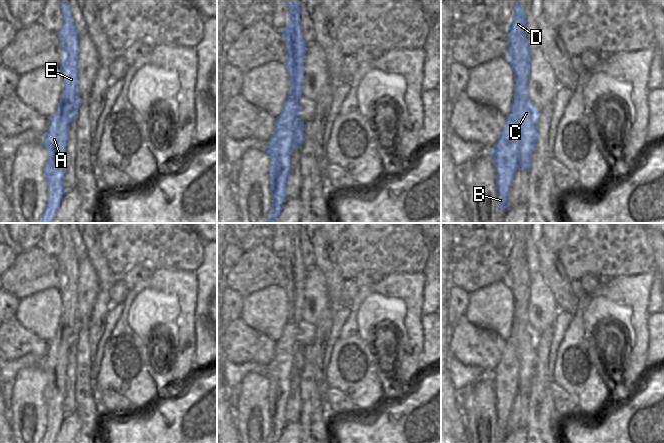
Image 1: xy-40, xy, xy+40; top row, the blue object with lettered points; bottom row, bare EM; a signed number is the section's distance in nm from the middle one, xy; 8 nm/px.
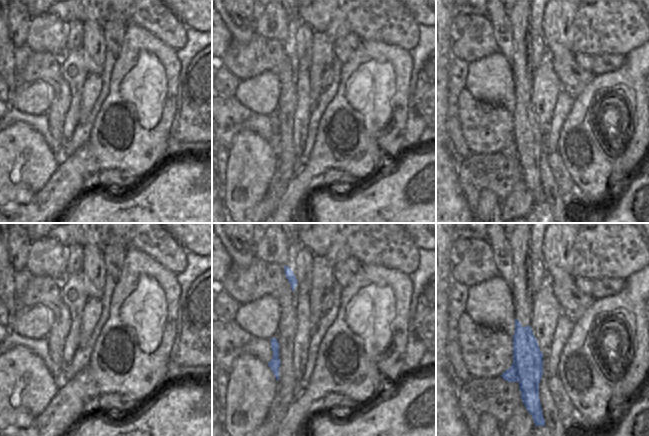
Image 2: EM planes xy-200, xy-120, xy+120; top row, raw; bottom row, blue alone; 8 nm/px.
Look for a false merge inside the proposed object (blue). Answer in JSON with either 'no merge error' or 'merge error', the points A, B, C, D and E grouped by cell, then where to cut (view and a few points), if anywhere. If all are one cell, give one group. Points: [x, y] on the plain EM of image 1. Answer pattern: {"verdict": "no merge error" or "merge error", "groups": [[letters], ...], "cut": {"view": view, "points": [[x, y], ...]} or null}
{"verdict": "merge error", "groups": [["A", "B", "D", "E"], ["C"]], "cut": {"view": "xy+40", "points": [[527, 321], [518, 327], [520, 389]]}}

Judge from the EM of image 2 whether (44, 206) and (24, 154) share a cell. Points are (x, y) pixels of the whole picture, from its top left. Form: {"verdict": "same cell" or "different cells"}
{"verdict": "different cells"}

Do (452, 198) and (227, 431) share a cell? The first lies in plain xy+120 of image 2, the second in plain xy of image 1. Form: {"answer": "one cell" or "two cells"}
{"answer": "one cell"}

